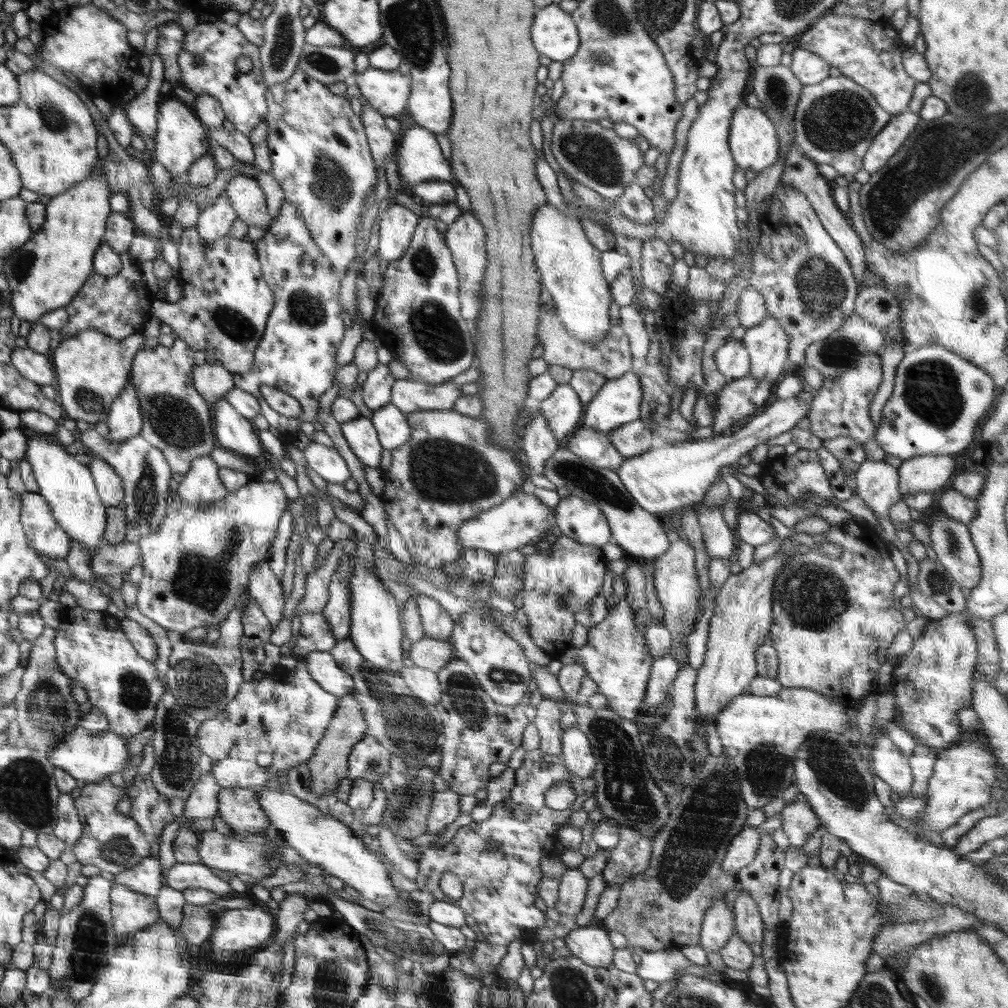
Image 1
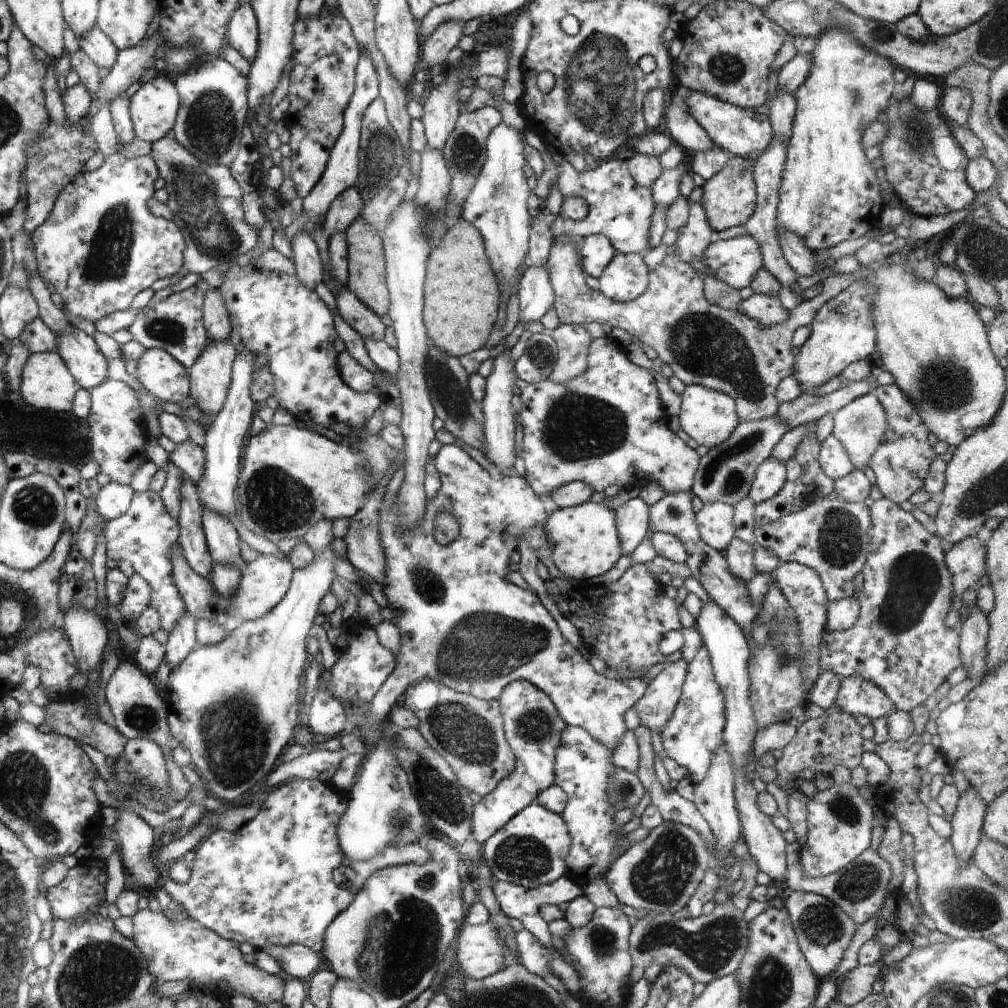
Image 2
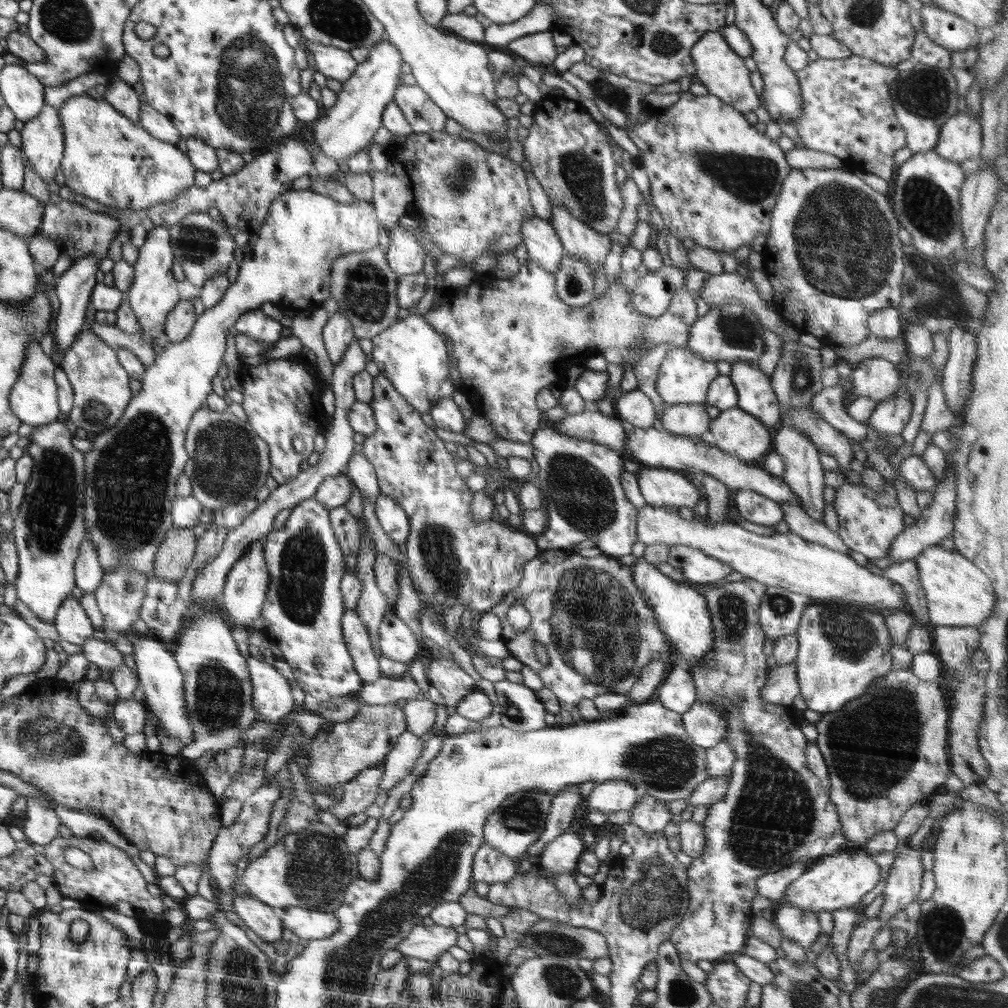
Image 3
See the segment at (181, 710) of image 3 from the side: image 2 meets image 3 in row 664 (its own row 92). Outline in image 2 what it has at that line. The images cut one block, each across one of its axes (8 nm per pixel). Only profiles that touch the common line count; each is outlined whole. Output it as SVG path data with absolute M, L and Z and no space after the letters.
M159 73L144 83L130 100L136 137L152 144L171 134L180 106L172 77Z

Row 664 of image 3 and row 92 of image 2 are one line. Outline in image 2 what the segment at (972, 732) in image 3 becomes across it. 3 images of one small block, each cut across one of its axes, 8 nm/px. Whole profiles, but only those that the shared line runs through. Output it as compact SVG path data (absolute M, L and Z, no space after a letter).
M949 87L942 93L938 108L943 117L956 122L960 127L966 127L969 121L973 96L968 89Z

